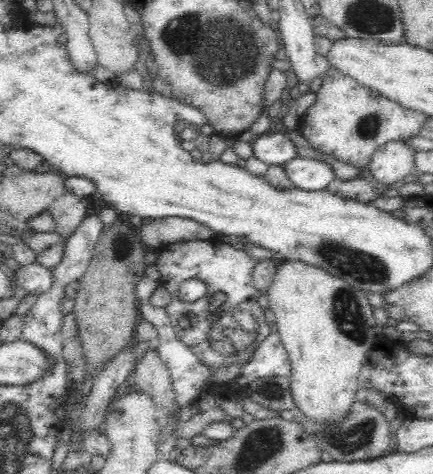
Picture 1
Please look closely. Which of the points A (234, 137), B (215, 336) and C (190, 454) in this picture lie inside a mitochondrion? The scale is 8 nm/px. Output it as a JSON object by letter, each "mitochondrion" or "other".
{"A":"other","B":"mitochondrion","C":"other"}

